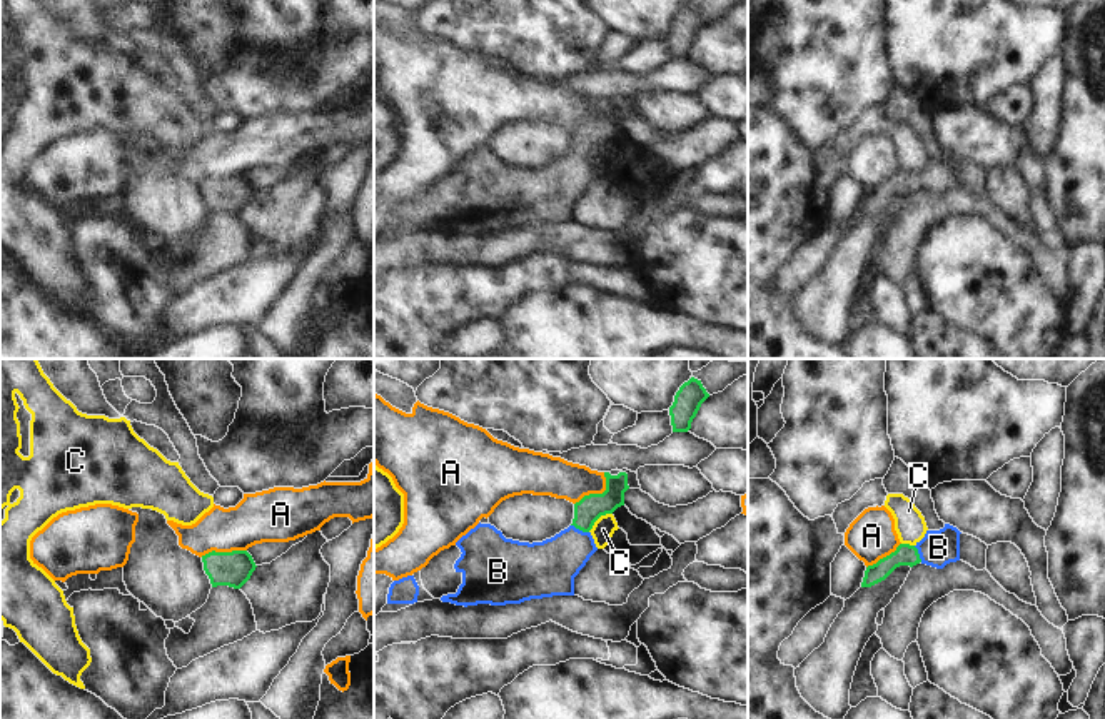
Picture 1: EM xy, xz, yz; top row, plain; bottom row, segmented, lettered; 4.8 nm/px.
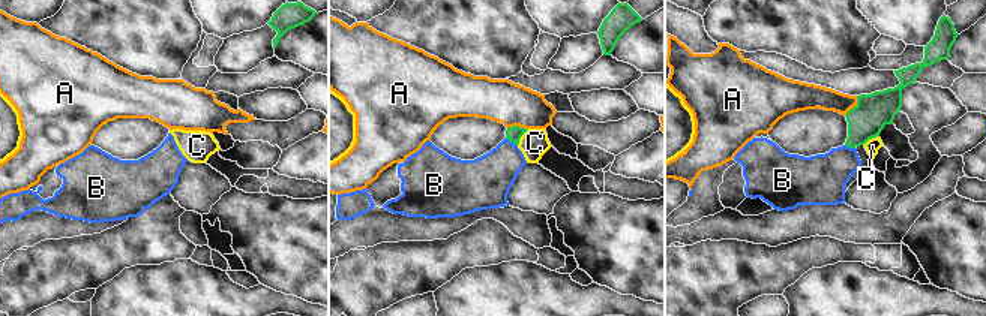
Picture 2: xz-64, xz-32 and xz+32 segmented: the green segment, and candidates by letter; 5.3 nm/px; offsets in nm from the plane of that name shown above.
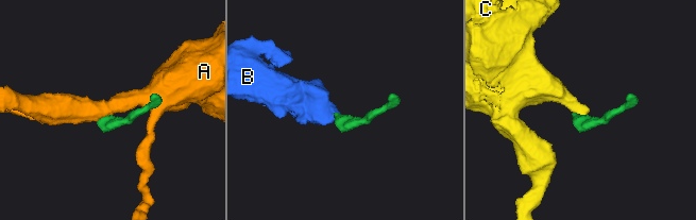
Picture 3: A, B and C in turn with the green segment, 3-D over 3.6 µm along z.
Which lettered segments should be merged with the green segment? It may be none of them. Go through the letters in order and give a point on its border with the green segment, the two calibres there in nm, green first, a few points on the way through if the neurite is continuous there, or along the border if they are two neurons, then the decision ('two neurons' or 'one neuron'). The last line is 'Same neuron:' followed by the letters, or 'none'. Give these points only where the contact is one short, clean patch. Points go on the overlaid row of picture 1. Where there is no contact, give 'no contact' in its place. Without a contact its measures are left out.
A: xz (598, 494) | 120/190 nm | along xz (605, 472), (605, 489), (585, 494), (575, 504) | two neurons
B: xz (580, 529) | 120/260 nm | across xz (590, 507), (580, 529), (576, 539), (548, 568) | one neuron
C: xz (598, 517) | 120/110 nm | along xz (611, 512), (603, 514), (588, 531) | two neurons
Same neuron: B

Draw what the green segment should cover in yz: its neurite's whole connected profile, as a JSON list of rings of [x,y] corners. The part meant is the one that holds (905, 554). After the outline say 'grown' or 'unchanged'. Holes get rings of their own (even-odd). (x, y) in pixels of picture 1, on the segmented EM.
[[[945,524],[940,530],[926,530],[915,546],[900,544],[895,552],[868,566],[861,587],[871,587],[885,581],[900,566],[926,564],[943,569],[950,562],[960,561],[960,530]]]; grown

